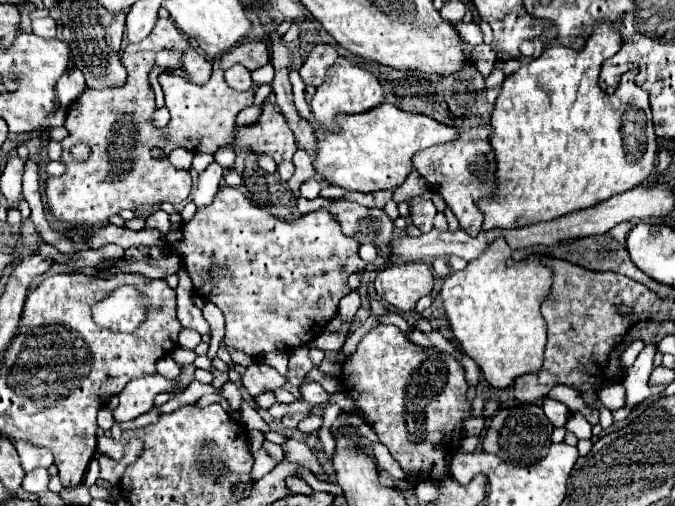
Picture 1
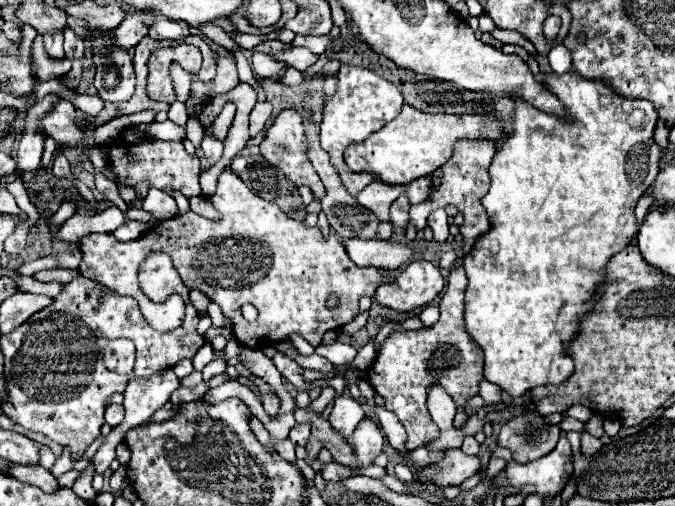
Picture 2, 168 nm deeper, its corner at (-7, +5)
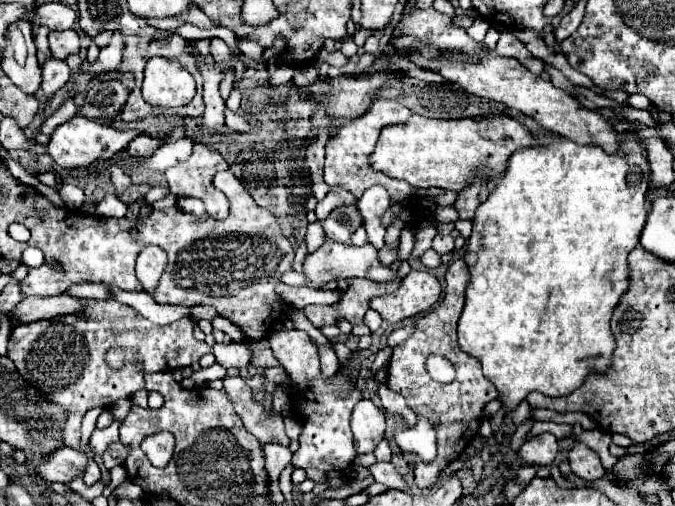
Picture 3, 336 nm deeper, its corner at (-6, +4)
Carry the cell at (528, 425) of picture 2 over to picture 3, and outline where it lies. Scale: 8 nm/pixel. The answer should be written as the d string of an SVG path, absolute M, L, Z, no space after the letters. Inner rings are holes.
M551 434L533 436L531 440L527 440L527 442L519 448L517 456L519 456L523 462L527 462L529 466L549 466L549 464L551 464L551 456L557 454L557 444L553 446L555 438L551 436L551 440L549 440L549 436L551 436Z

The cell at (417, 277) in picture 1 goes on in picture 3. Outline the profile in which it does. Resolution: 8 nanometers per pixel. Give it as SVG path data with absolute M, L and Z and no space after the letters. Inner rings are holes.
M411 270L403 278L401 288L397 292L373 298L371 308L377 310L383 320L395 324L429 310L439 298L441 298L439 280L431 272Z

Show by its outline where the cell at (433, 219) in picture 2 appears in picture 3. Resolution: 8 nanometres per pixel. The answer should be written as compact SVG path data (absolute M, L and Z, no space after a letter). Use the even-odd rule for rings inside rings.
M437 234L435 240L433 240L433 250L439 252L439 254L447 254L453 250L453 238L451 236L441 236Z

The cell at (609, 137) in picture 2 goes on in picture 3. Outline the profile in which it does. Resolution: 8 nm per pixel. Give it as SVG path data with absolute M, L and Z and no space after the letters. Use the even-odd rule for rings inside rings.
M627 130L617 134L617 152L607 154L601 146L579 146L563 136L551 136L545 144L519 148L513 152L513 156L507 162L505 172L495 180L495 190L489 192L487 200L477 208L475 222L473 222L473 234L467 240L465 248L465 264L469 268L471 280L465 290L465 308L459 318L459 346L481 360L483 374L487 380L497 386L499 396L503 398L505 406L515 408L525 396L533 390L543 392L547 396L567 396L575 388L579 388L587 376L589 370L607 370L611 362L611 354L615 350L615 340L609 328L611 312L617 306L623 290L627 290L627 254L637 246L639 234L645 226L645 194L649 190L649 160L643 140L637 136L635 130Z

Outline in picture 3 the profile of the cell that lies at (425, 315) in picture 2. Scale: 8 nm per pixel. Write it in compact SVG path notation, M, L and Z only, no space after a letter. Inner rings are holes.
M411 324L411 326L403 326L403 328L393 330L393 332L389 334L389 338L387 338L387 344L389 344L389 346L397 346L397 344L405 342L405 340L413 334L413 330L415 330L415 326L413 326L413 324Z

